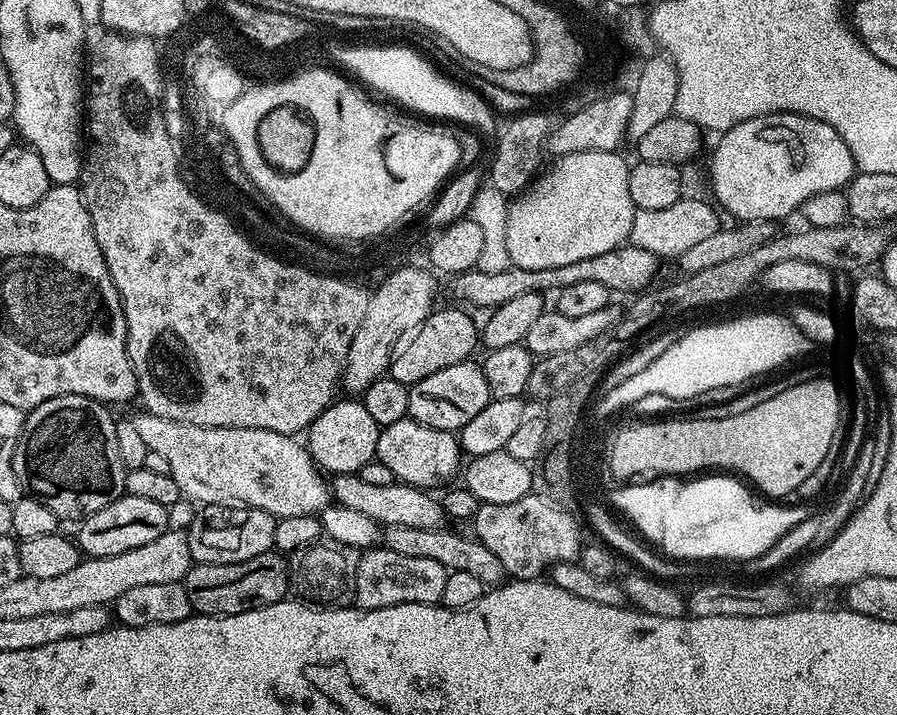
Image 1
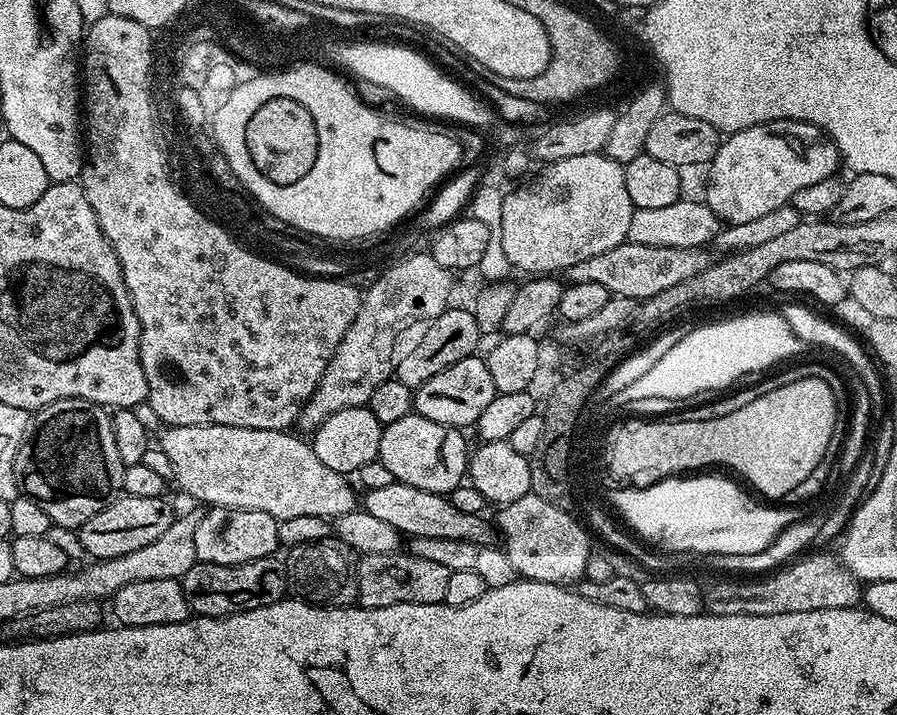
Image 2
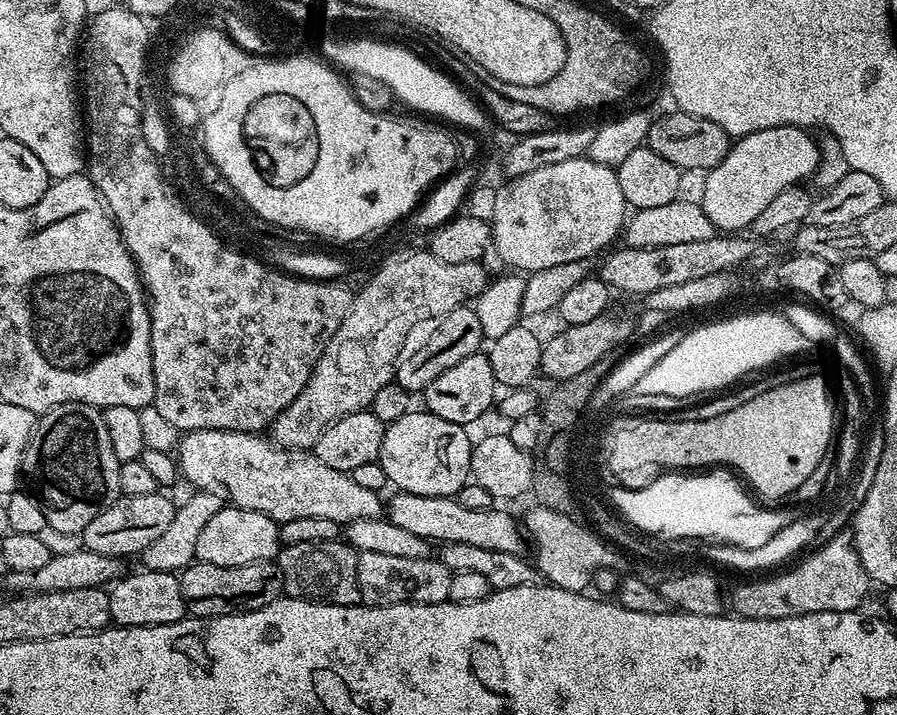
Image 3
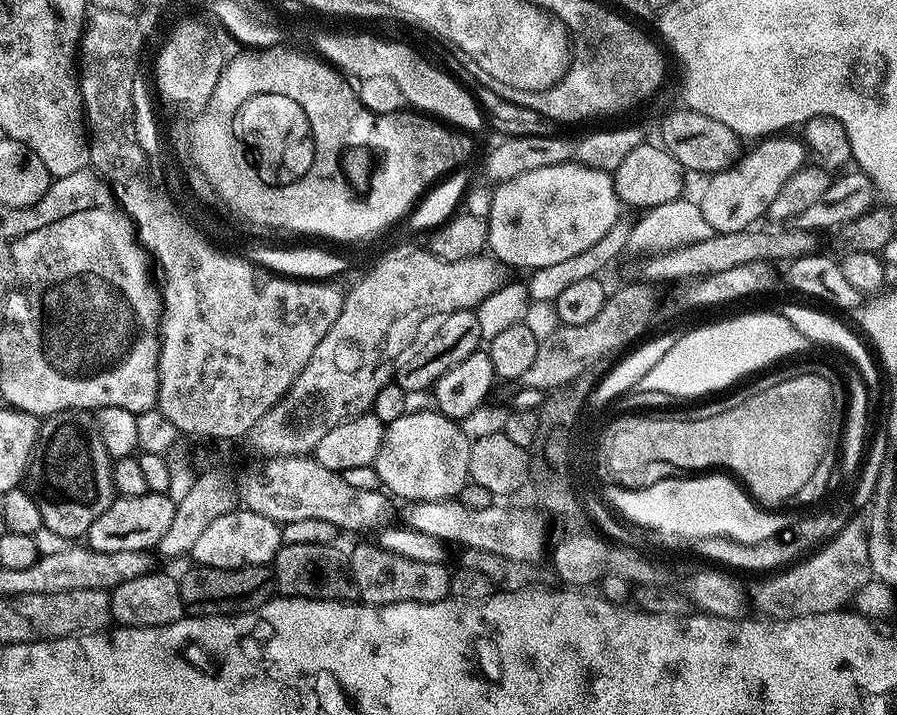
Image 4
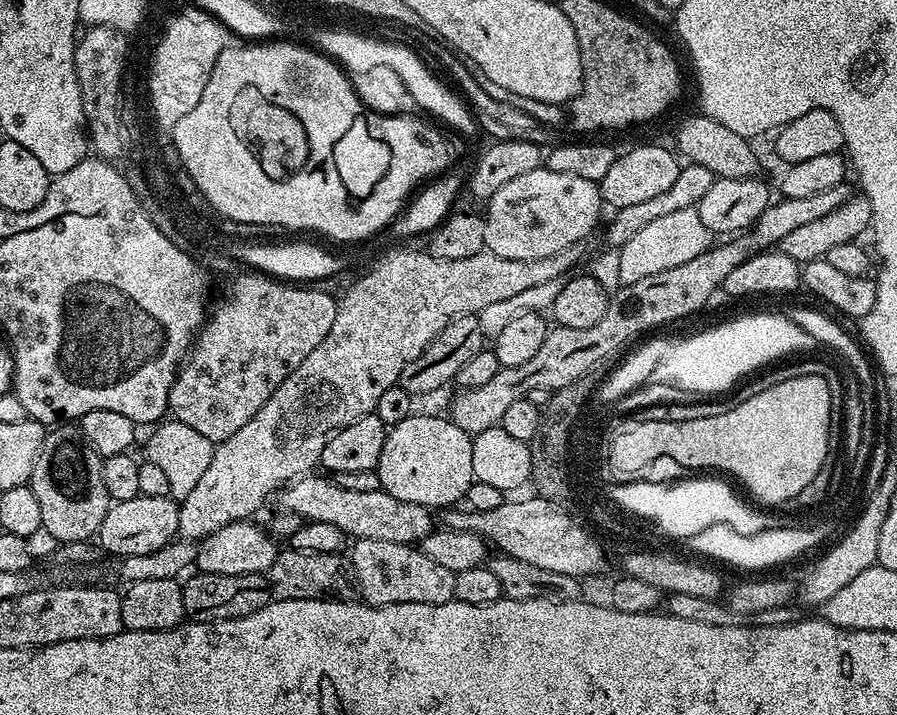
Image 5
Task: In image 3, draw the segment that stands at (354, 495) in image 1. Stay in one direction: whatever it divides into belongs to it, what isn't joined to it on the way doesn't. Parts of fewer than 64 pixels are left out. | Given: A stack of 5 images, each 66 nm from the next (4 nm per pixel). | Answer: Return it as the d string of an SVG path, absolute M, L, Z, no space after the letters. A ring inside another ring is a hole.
M397 491L395 493L396 497L393 498L392 501L387 501L386 504L386 519L390 522L394 522L394 526L402 526L402 530L410 530L410 534L418 534L418 538L422 538L423 540L427 540L429 542L437 542L436 540L440 540L439 542L443 542L444 544L457 544L458 542L466 542L466 546L482 546L482 550L502 550L503 552L515 552L519 553L521 551L520 547L525 547L526 540L522 535L521 525L518 523L517 517L516 520L511 516L508 512L503 512L503 507L493 506L491 508L487 508L486 510L470 510L466 506L462 506L459 502L459 499L450 497L450 496L423 496L422 494L410 494L409 492L401 492Z

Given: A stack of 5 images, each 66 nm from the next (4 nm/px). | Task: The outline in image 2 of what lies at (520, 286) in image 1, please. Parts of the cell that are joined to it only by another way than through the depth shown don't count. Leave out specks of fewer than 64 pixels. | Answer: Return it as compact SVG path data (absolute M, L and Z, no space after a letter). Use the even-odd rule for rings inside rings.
M625 242L614 246L614 250L594 254L594 258L574 262L574 266L564 269L562 280L565 285L595 282L597 286L606 286L609 297L621 296L643 302L654 298L654 294L662 294L662 290L670 290L670 286L678 286L678 282L686 282L686 278L702 274L702 270L706 270L710 263L706 253L704 248L642 246Z

